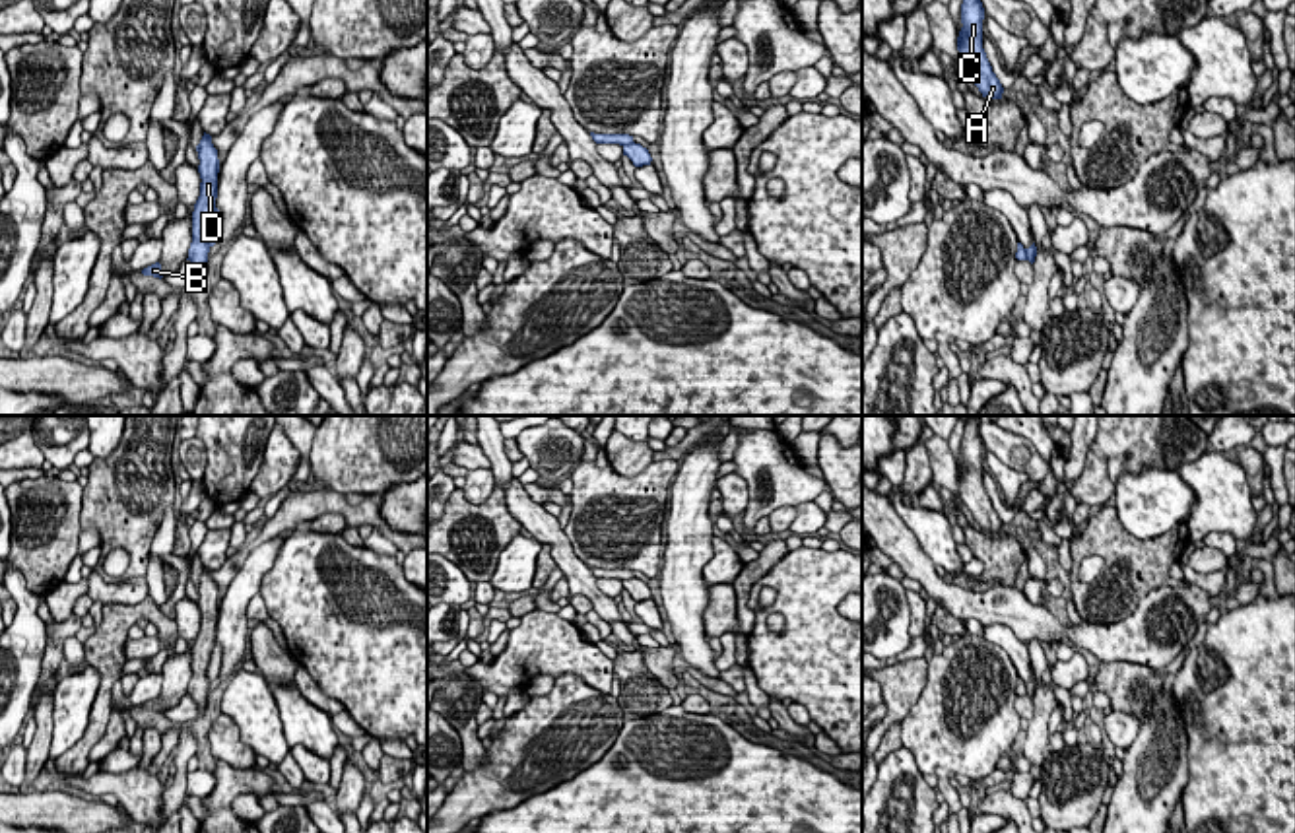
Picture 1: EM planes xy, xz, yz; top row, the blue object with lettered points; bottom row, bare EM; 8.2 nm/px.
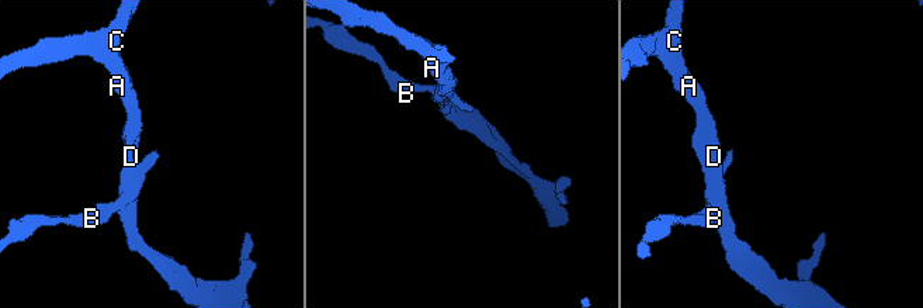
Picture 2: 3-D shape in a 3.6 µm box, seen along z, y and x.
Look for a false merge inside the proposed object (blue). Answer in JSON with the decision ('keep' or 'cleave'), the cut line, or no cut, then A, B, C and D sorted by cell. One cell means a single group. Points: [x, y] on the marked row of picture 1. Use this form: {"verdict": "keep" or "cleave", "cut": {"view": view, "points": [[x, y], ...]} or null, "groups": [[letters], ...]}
{"verdict": "cleave", "cut": {"view": "xy", "points": [[216, 208], [206, 235], [208, 247]]}, "groups": [["A", "C", "D"], ["B"]]}

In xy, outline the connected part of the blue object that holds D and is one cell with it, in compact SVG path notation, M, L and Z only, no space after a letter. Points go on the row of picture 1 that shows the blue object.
M206 132L200 144L196 146L196 151L200 159L198 173L202 183L200 183L200 196L192 212L192 243L186 260L194 264L200 280L204 280L208 268L208 252L210 252L206 235L216 210L219 159L217 159L217 150L212 144L212 136Z

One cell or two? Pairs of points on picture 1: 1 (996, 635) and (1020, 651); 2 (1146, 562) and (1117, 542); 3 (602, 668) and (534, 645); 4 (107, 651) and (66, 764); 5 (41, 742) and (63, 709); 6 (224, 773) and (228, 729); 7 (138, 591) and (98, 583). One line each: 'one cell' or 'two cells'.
1: one cell
2: one cell
3: one cell
4: one cell
5: two cells
6: two cells
7: one cell

